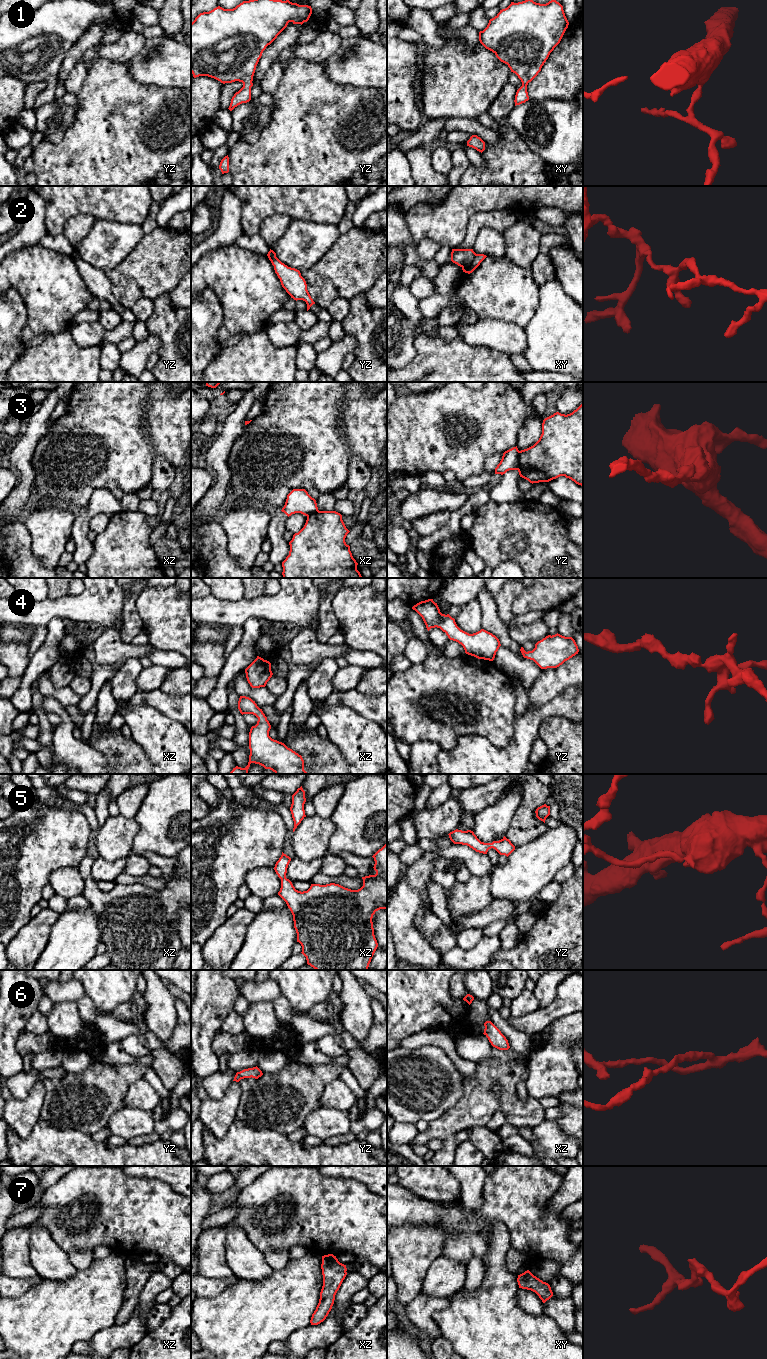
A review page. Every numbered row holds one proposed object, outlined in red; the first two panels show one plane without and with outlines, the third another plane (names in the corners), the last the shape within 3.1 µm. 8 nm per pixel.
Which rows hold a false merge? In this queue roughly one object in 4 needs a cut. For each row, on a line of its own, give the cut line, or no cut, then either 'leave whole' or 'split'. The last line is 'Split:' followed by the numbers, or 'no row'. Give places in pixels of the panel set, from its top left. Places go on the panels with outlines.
1: no cut | leave whole
2: xy (476, 254), (462, 268) | split
3: yz (519, 451), (518, 467), (516, 469) | split
4: no cut | leave whole
5: no cut | leave whole
6: no cut | leave whole
7: no cut | leave whole
Split: 2, 3

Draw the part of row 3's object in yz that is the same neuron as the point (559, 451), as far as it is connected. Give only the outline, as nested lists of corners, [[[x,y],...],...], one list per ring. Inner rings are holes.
[[[583,402],[570,414],[556,412],[543,420],[539,440],[519,451],[517,470],[520,477],[532,484],[565,476],[583,486]]]

